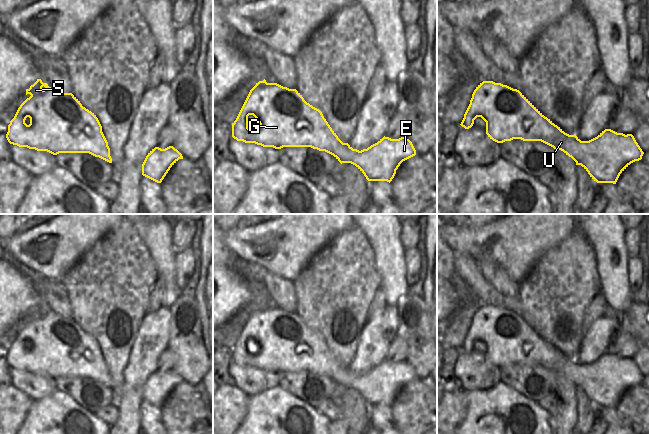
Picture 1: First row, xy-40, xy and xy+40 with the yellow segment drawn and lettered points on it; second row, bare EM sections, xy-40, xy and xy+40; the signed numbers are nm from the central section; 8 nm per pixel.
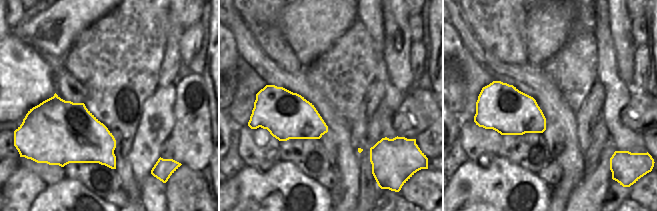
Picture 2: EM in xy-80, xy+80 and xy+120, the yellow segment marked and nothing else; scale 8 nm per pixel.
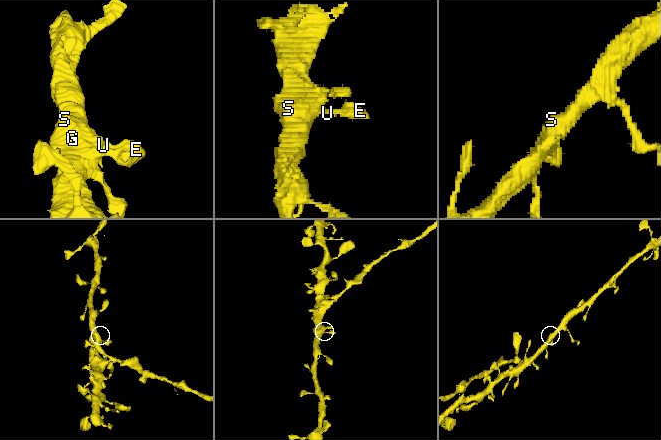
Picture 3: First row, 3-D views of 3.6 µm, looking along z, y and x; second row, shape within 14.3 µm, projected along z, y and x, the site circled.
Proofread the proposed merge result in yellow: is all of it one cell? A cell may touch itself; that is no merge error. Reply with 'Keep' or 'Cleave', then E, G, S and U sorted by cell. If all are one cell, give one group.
Keep. Groups: E G S U

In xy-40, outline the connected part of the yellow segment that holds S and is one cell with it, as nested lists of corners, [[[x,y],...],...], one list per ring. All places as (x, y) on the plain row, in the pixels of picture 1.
[[[41,303],[26,313],[27,322],[8,349],[6,362],[10,368],[37,375],[59,377],[89,377],[112,387],[110,372],[102,350],[94,337],[82,330],[72,317],[63,317],[43,307]]]

